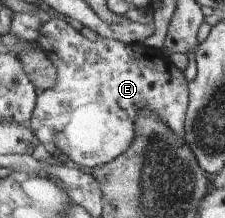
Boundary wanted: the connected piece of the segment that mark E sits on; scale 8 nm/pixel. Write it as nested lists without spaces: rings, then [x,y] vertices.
[[[51,18],[48,22],[43,23],[40,26],[37,44],[39,44],[39,47],[45,54],[47,54],[49,60],[55,65],[58,73],[55,86],[52,86],[50,89],[45,89],[41,94],[36,95],[36,105],[28,124],[33,129],[34,134],[37,135],[40,142],[51,148],[51,150],[59,150],[59,154],[63,154],[63,160],[70,158],[75,164],[93,168],[111,162],[131,146],[131,143],[136,137],[134,125],[135,119],[141,111],[146,111],[147,109],[151,110],[151,112],[154,112],[156,115],[159,115],[159,118],[162,118],[163,122],[177,136],[183,136],[185,128],[184,122],[186,121],[186,112],[188,109],[188,82],[185,77],[183,77],[183,71],[179,70],[175,65],[168,61],[168,57],[165,56],[162,50],[154,51],[153,48],[147,47],[144,44],[125,44],[119,41],[106,39],[105,37],[100,37],[98,40],[91,41],[83,36],[81,32],[71,27],[65,20],[61,20],[61,18]]]

